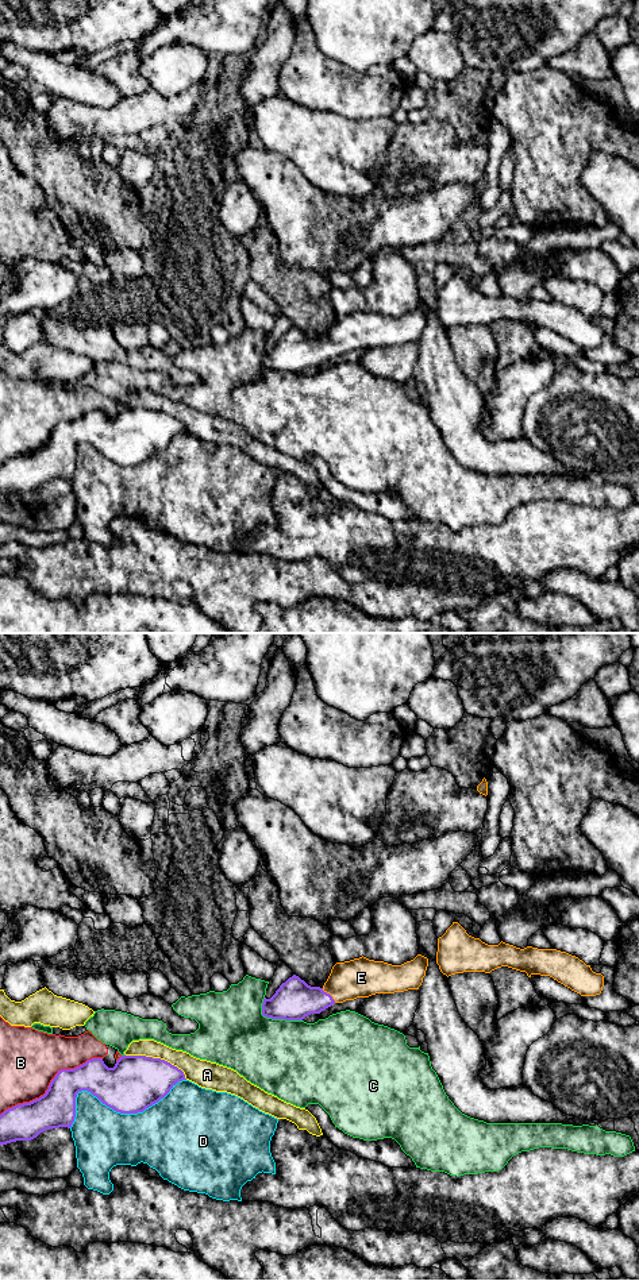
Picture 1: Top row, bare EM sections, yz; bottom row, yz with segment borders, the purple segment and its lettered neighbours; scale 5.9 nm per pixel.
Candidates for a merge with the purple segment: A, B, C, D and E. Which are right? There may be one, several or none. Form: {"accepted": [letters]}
{"accepted": ["E"]}

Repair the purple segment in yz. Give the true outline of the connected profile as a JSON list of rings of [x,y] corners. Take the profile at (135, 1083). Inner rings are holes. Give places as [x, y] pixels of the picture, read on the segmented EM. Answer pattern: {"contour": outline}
{"contour": [[[122,1056],[113,1068],[108,1068],[103,1058],[92,1058],[74,1069],[61,1069],[51,1080],[49,1089],[43,1096],[30,1103],[18,1104],[5,1110],[0,1115],[0,1146],[16,1141],[31,1141],[41,1133],[50,1128],[70,1128],[76,1118],[76,1097],[81,1091],[88,1091],[103,1104],[120,1114],[138,1114],[163,1099],[170,1089],[178,1083],[186,1080],[181,1069],[170,1062],[146,1056]]]}

